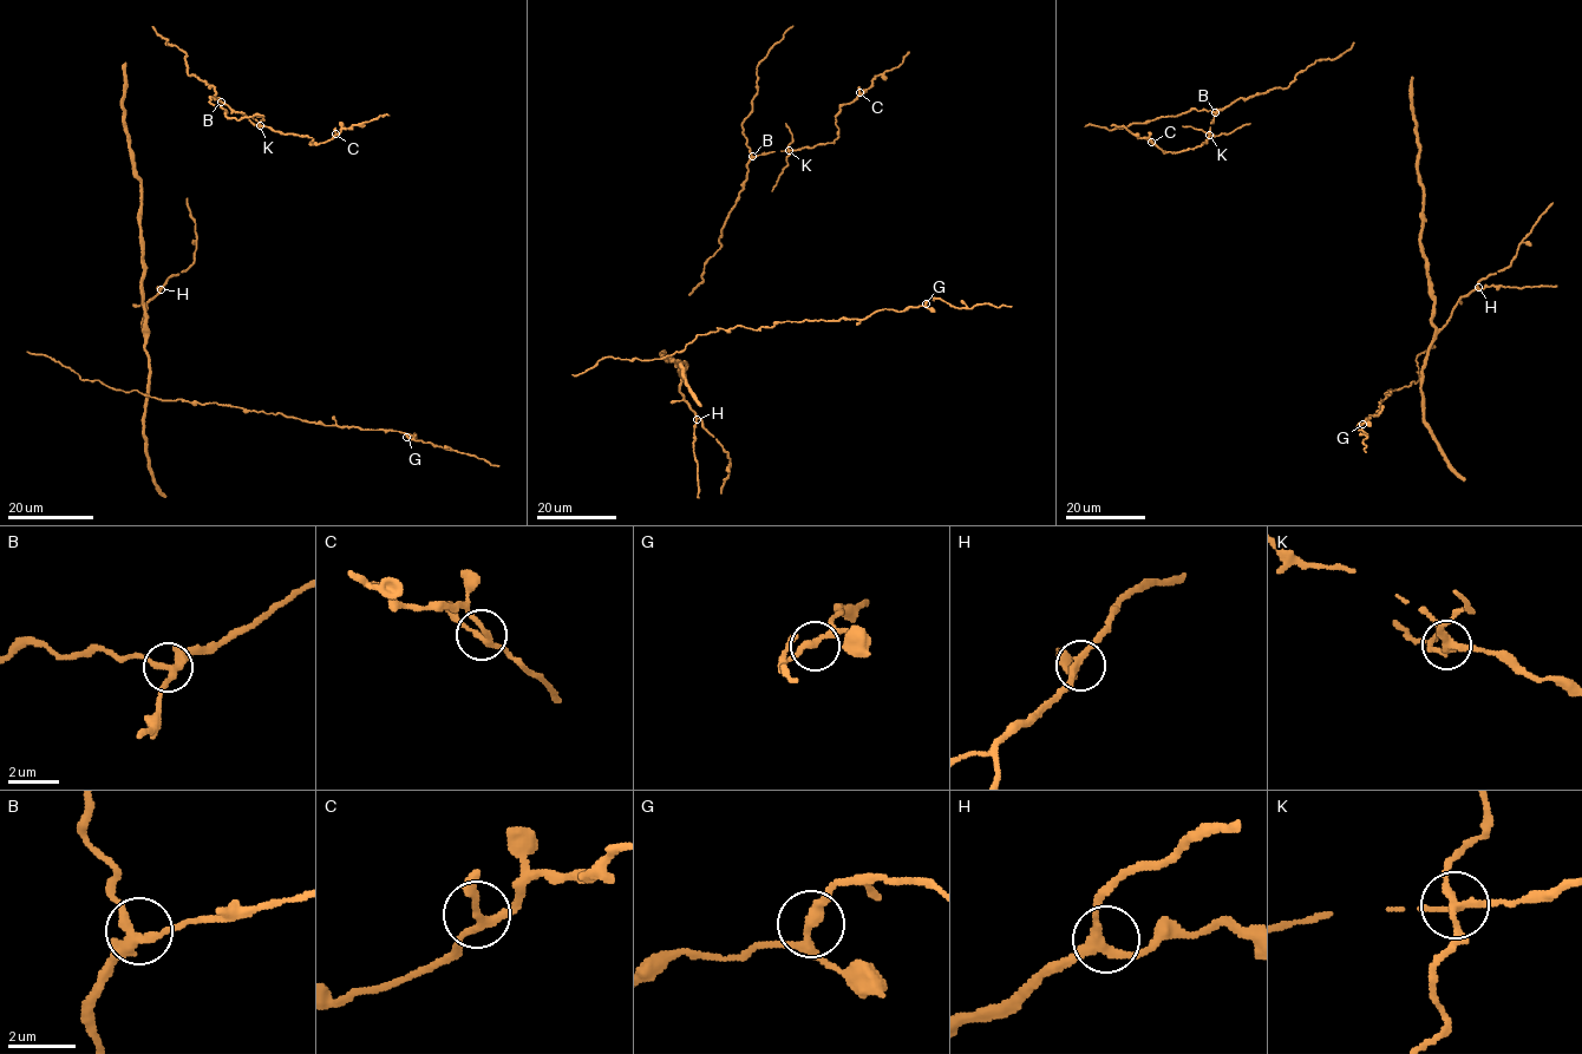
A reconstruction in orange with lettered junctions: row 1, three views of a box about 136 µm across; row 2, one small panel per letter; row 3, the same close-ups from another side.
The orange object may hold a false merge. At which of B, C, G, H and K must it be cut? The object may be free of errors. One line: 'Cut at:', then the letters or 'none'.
Cut at: K

